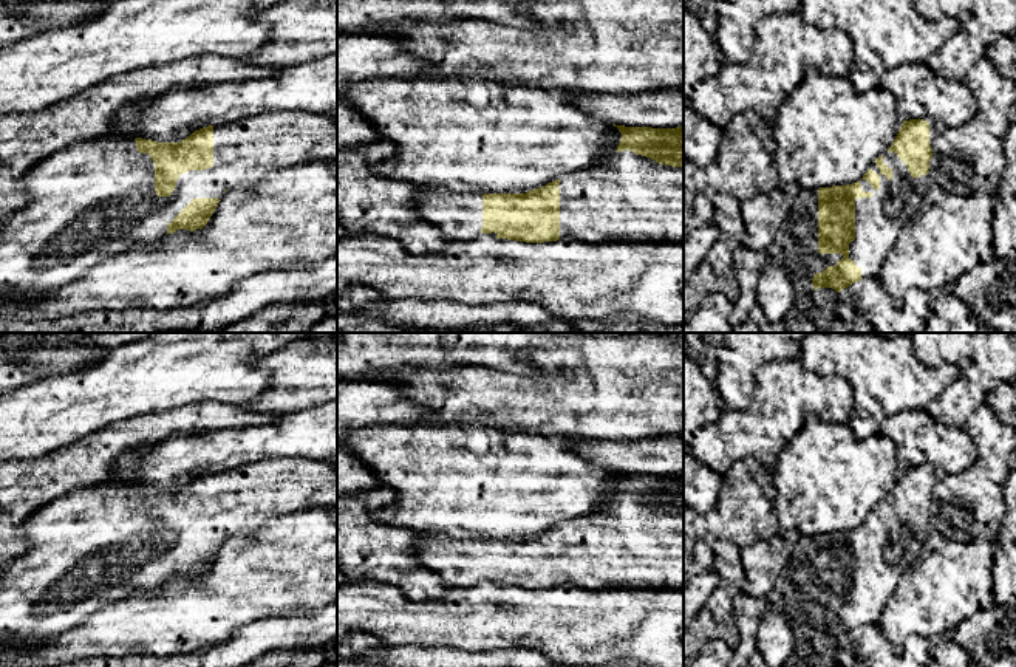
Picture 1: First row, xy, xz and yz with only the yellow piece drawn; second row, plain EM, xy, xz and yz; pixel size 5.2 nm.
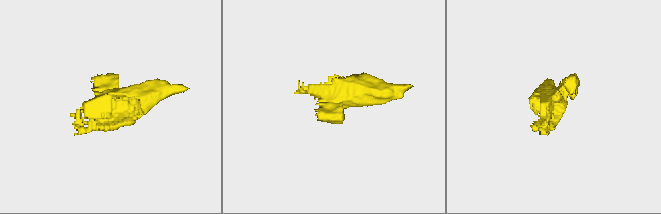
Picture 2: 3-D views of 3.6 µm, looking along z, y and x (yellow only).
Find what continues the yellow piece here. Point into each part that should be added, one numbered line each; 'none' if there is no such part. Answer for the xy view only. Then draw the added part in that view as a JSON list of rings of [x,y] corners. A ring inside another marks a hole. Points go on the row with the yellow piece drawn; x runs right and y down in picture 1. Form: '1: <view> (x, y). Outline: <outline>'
1: xy (90, 201). Outline: [[[275,110],[275,111],[263,111],[254,116],[247,116],[243,121],[235,121],[229,124],[213,125],[213,166],[206,170],[189,170],[181,173],[176,187],[170,197],[158,197],[155,192],[155,162],[148,153],[139,153],[136,150],[135,139],[124,139],[124,138],[111,138],[111,136],[101,136],[94,139],[87,139],[84,142],[77,142],[66,149],[62,149],[53,153],[49,158],[40,161],[34,166],[22,180],[15,184],[22,187],[29,195],[29,203],[25,204],[22,209],[12,212],[6,218],[0,221],[0,292],[51,292],[59,289],[60,286],[70,285],[74,280],[84,277],[84,274],[96,266],[97,263],[111,258],[114,255],[124,254],[130,248],[136,245],[153,245],[161,241],[167,235],[167,224],[173,221],[173,218],[193,200],[193,198],[221,198],[224,190],[232,186],[243,186],[243,184],[255,184],[268,173],[286,170],[295,166],[305,166],[315,161],[323,161],[328,164],[337,162],[337,119],[322,115],[322,113],[311,113],[303,110]]]

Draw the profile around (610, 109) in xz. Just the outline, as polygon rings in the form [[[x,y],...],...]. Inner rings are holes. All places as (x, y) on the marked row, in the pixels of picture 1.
[[[656,90],[637,96],[574,91],[572,102],[598,121],[625,127],[684,127],[684,90]]]

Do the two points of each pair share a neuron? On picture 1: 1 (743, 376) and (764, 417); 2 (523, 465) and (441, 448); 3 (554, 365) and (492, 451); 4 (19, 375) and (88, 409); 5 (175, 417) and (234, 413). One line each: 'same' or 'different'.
1: different
2: same
3: different
4: different
5: same

